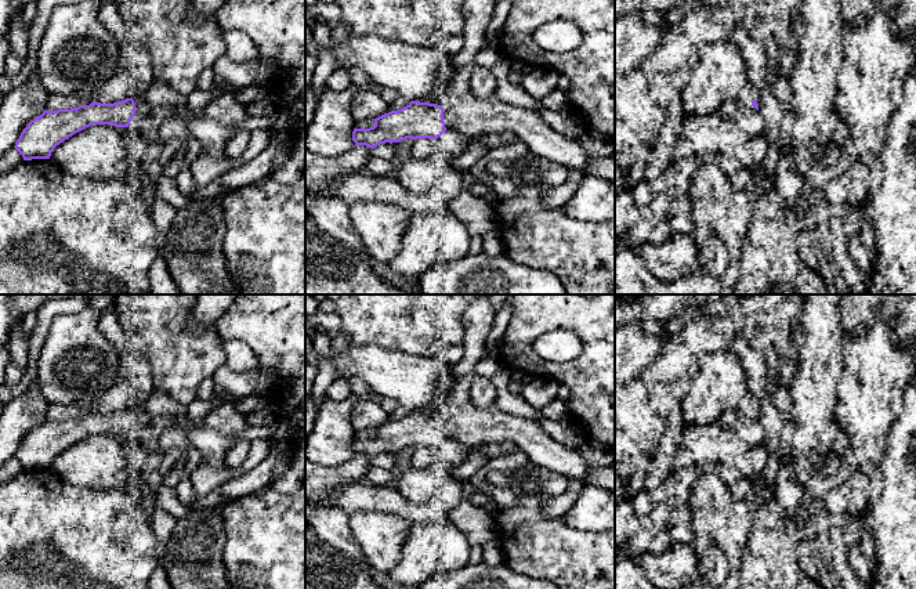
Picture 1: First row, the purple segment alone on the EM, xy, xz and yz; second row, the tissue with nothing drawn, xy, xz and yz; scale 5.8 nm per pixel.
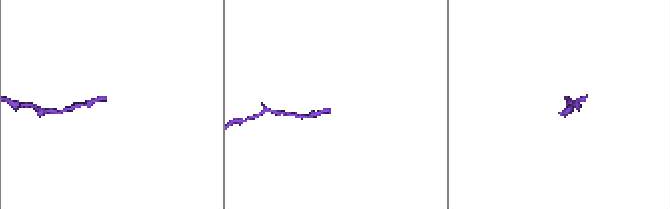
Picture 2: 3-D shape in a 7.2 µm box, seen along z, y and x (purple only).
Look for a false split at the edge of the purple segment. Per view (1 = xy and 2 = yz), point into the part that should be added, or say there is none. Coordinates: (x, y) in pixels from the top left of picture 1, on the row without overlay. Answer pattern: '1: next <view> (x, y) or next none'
1: next xy (227, 419)
2: next yz (739, 419)

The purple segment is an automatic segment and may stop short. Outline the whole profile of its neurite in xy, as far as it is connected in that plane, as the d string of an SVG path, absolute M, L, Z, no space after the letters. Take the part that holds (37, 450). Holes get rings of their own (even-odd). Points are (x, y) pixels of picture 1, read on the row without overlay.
M227 401L213 408L202 422L195 422L188 415L182 418L160 416L152 418L146 426L137 426L133 408L113 413L94 411L90 415L79 415L70 419L46 419L26 434L15 452L15 459L23 470L50 469L57 455L94 434L128 437L134 445L152 440L159 441L171 427L180 427L185 433L200 427L224 436L238 436L249 429L250 413L239 411L232 402Z

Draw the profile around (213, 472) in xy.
M200 427L187 431L187 437L202 455L200 466L191 476L195 492L203 496L220 489L235 471L225 462L225 454L235 444L233 437Z

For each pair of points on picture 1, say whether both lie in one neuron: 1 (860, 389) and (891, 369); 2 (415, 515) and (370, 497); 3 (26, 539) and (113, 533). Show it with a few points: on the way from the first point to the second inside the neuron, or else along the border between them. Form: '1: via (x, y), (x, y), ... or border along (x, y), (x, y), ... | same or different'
1: via (868, 383), (883, 369) | same
2: via (404, 508), (387, 498), (382, 498) | same
3: via (49, 537), (91, 535) | same

